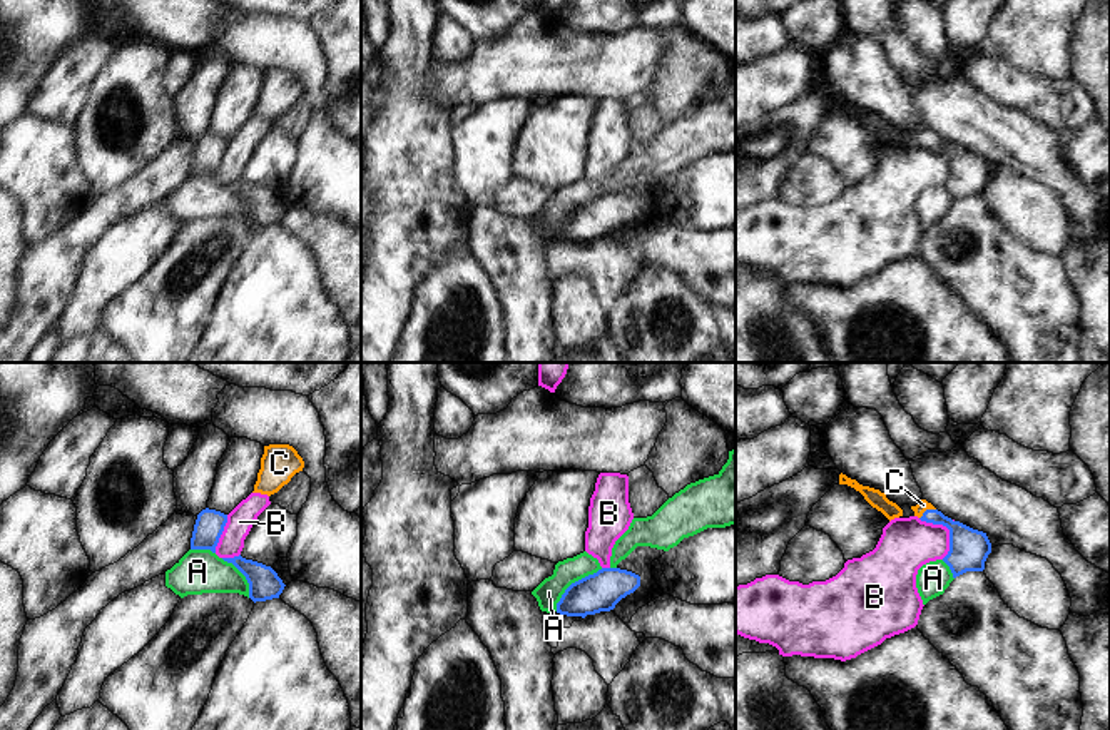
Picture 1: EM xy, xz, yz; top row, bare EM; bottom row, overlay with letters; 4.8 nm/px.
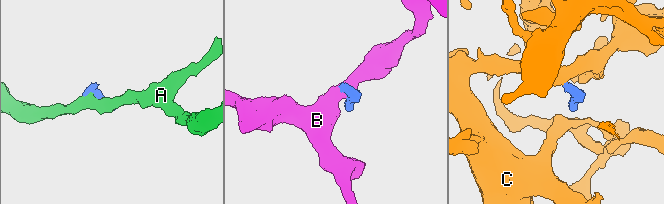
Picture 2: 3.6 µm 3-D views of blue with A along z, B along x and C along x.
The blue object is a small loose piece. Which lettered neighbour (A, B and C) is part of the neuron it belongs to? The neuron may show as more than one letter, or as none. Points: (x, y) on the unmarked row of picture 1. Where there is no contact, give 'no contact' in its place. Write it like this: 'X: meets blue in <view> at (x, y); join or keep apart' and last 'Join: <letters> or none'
A: meets blue in xz at (575, 207); keep apart
B: meets blue in yz at (948, 154); keep apart
C: meets blue in yz at (926, 136); join
Join: C

